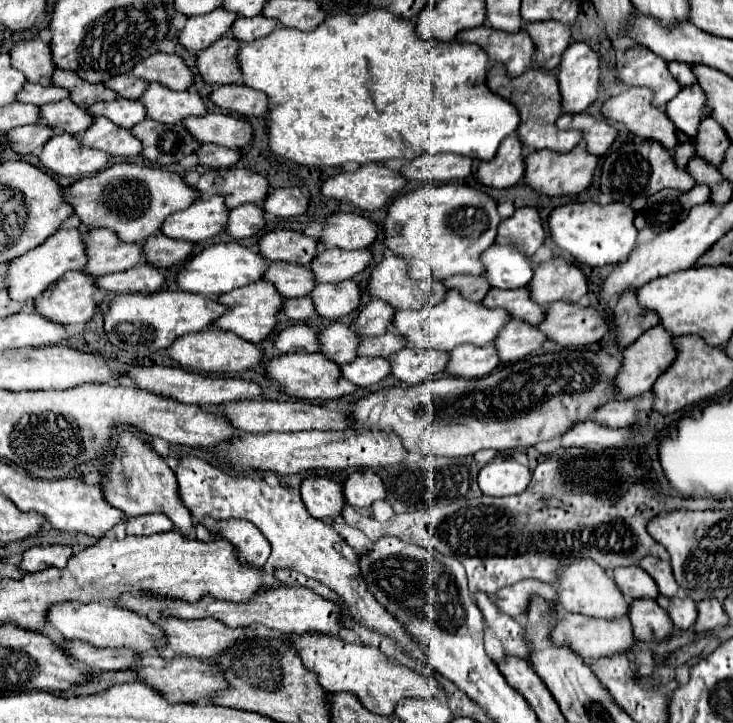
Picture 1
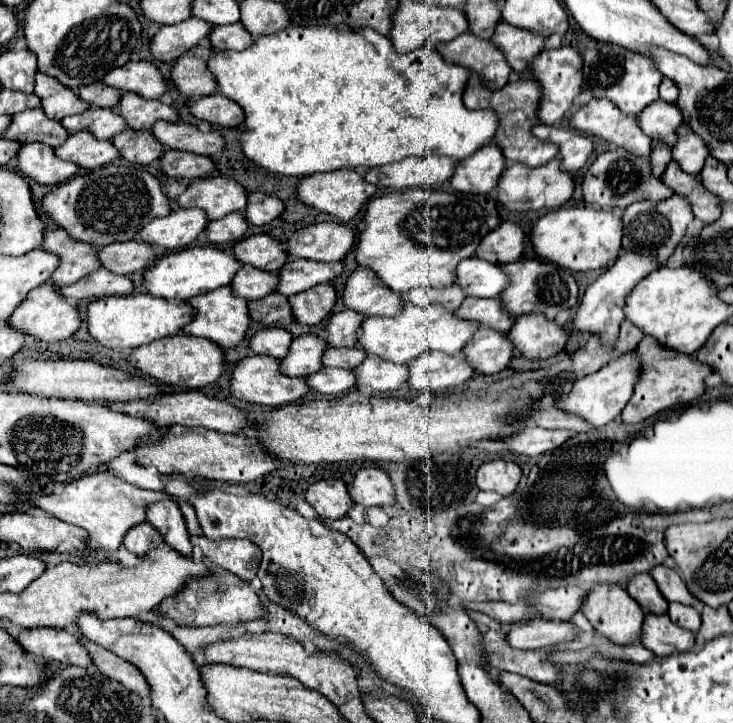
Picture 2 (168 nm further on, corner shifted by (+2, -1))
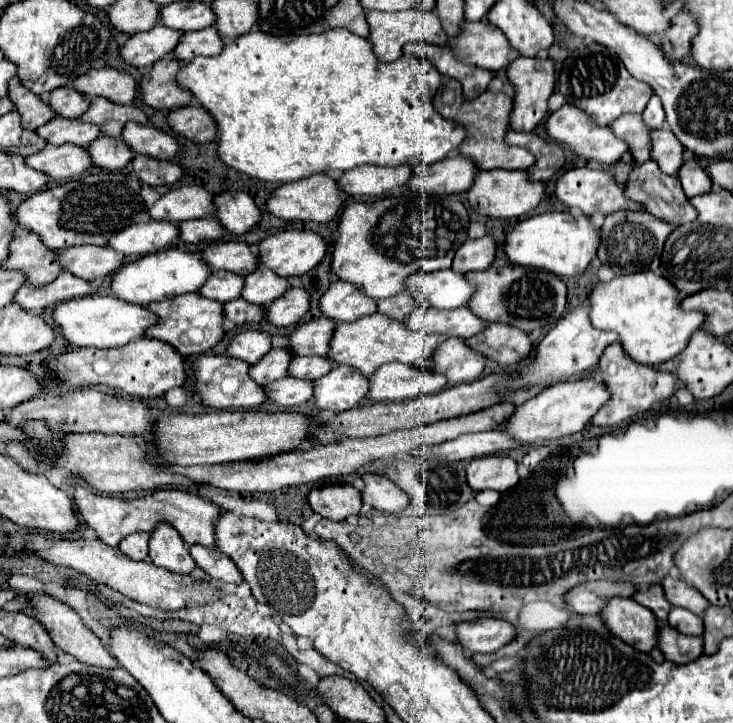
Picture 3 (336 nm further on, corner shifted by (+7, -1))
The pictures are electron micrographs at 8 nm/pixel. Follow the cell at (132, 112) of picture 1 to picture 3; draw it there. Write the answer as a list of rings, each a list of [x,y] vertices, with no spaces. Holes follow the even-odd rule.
[[[51,119],[43,127],[35,129],[39,137],[43,137],[47,143],[53,145],[65,145],[73,143],[77,147],[87,147],[93,139],[99,137],[99,127],[91,123],[79,123],[77,119]]]

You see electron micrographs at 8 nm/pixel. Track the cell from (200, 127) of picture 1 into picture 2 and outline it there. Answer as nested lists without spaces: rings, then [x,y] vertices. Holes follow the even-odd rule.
[[[160,121],[152,129],[160,143],[168,145],[170,149],[182,149],[200,155],[216,155],[224,149],[224,137],[218,131],[200,131],[196,125],[190,123],[170,123]]]

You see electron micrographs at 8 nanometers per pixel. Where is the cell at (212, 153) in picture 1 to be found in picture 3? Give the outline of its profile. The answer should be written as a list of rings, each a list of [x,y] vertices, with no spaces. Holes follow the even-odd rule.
[[[135,155],[131,165],[133,165],[133,173],[139,177],[139,181],[147,183],[151,187],[173,185],[183,175],[183,169],[177,163],[147,159],[145,155]]]

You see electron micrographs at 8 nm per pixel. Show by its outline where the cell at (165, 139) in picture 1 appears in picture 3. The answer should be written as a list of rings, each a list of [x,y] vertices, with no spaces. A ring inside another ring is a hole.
[[[99,135],[87,147],[87,153],[89,153],[93,165],[99,169],[105,169],[105,171],[123,169],[133,159],[131,151],[127,151],[127,147],[123,147],[123,143],[119,143],[119,139],[113,139],[107,135]]]

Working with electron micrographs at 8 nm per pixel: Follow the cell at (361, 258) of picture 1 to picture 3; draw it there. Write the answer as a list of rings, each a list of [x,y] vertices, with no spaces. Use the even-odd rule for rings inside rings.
[[[257,267],[253,273],[245,277],[241,297],[247,303],[267,307],[267,303],[273,303],[279,297],[279,293],[283,293],[287,287],[289,287],[287,279],[275,279],[271,271],[267,271],[265,267]]]

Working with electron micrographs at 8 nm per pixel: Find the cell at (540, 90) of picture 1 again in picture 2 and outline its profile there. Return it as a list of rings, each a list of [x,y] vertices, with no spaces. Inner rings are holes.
[[[518,79],[498,91],[492,91],[488,107],[492,107],[500,117],[500,129],[496,133],[496,143],[502,147],[502,153],[508,161],[516,161],[516,163],[520,161],[532,167],[540,167],[558,155],[558,145],[550,141],[542,141],[532,133],[532,127],[538,123],[540,99],[542,99],[542,87],[534,79]]]

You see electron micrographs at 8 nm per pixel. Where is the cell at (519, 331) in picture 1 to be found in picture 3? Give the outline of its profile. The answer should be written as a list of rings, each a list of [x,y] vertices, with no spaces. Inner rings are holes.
[[[445,339],[429,359],[429,369],[447,377],[449,385],[471,383],[483,373],[485,359],[467,349],[463,339]]]

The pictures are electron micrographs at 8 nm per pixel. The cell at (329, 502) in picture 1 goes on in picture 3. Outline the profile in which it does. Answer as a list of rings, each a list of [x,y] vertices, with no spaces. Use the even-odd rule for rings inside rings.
[[[327,485],[311,491],[311,509],[331,521],[343,521],[349,515],[359,515],[361,507],[361,493],[351,485]]]

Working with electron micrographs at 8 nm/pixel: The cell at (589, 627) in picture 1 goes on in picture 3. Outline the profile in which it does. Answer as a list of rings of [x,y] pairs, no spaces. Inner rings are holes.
[[[479,617],[455,625],[455,643],[459,643],[465,655],[491,653],[501,649],[513,639],[513,625],[503,619]]]

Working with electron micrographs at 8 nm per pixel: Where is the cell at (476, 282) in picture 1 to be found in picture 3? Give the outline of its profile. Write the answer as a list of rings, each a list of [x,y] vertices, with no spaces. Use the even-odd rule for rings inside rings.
[[[403,293],[377,301],[377,313],[387,315],[389,319],[395,319],[395,321],[405,319],[413,309],[415,309],[415,303],[411,303],[411,299],[407,299],[407,295]]]

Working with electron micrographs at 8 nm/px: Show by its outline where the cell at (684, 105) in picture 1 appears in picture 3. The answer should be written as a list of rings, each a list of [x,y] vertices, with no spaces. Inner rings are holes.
[[[621,115],[611,123],[611,131],[615,137],[623,139],[629,147],[629,153],[633,155],[635,163],[645,163],[649,159],[651,139],[649,139],[649,127],[643,123],[641,115]]]

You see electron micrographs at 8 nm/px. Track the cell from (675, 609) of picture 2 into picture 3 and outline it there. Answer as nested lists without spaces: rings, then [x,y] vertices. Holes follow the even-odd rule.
[[[681,607],[671,609],[669,625],[673,629],[677,629],[679,633],[685,633],[685,635],[701,635],[703,633],[703,619],[693,615],[687,609],[681,609]]]

